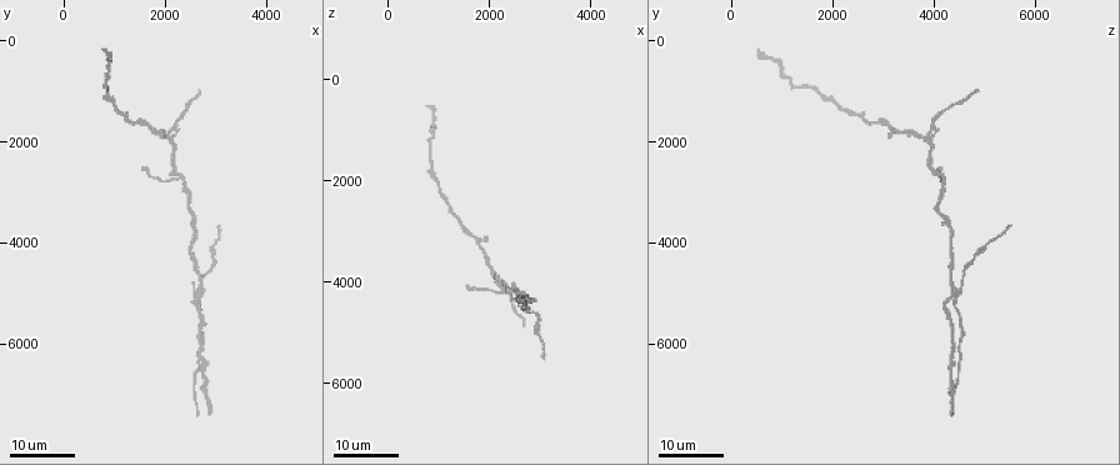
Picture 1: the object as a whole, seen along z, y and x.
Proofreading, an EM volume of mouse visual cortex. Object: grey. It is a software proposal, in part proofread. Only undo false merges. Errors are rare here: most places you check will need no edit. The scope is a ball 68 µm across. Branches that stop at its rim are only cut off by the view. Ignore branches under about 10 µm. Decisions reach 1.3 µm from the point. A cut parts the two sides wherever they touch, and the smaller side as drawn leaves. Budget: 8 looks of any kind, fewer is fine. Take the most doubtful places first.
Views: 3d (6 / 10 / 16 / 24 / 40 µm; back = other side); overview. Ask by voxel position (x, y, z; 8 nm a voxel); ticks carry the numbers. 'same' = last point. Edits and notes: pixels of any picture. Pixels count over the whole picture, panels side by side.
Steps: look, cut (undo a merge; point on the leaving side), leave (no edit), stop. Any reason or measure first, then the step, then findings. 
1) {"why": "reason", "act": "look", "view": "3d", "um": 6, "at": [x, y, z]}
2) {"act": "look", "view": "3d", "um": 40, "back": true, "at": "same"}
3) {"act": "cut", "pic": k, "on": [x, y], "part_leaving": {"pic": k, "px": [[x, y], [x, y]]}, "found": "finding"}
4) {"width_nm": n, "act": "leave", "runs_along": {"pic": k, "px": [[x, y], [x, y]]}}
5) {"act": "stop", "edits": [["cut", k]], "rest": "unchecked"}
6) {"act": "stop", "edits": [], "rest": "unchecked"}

{"why": "four-way junction", "act": "look", "view": "3d", "um": 24, "at": [2600, 5050, 4350]}

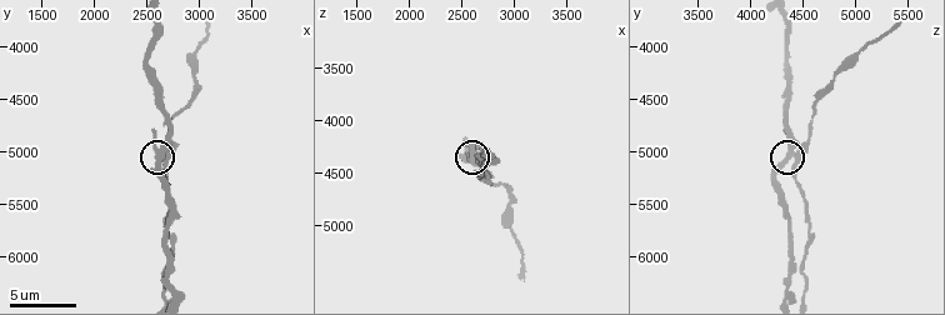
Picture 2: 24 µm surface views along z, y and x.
{"act": "look", "view": "3d", "um": 10, "at": [2600, 5100, 4320]}

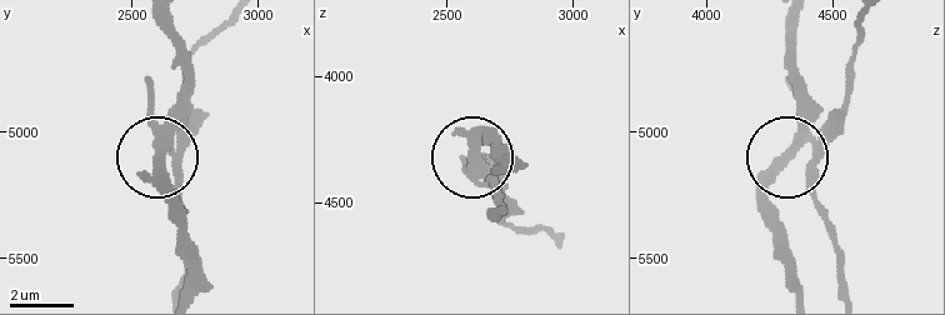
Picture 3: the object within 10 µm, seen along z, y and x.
{"width_nm": 310, "act": "cut", "pic": 3, "on": [193, 125], "part_leaving": {"pic": 3, "px": [[804, 134], [813, 196], [836, 253], [836, 293]]}, "found": "a second neuron is stuck on"}

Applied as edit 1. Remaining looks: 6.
{"why": "see it whole again", "act": "look", "view": "overview"}

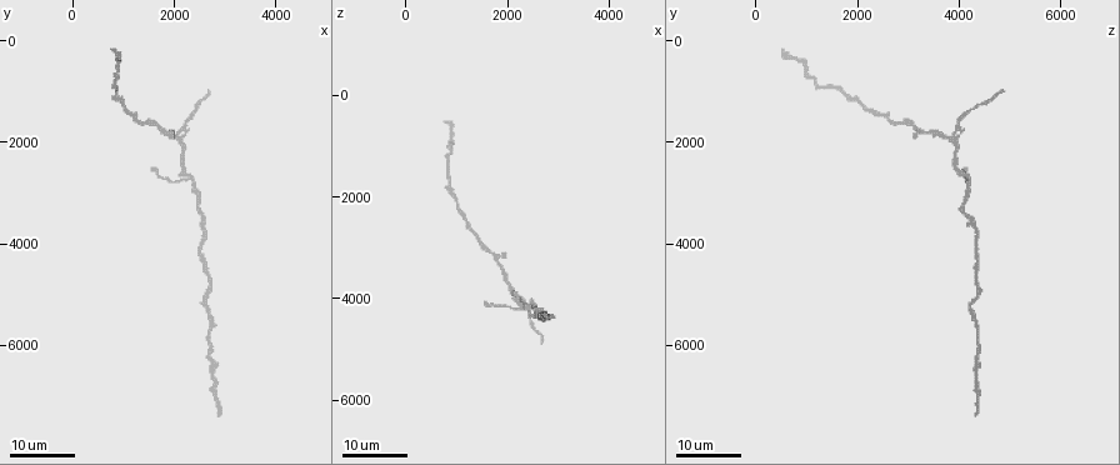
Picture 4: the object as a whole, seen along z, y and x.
{"why": "three arms meet", "act": "look", "view": "3d", "um": 16, "at": [2050, 1950, 3850]}

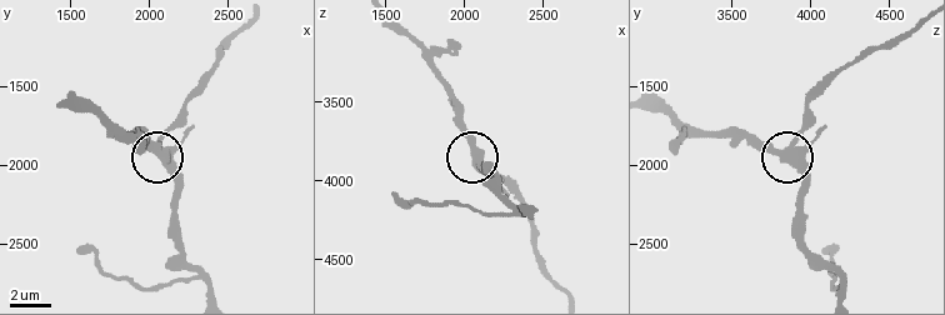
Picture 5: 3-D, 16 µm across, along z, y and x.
{"why": "closer look", "act": "look", "view": "3d", "um": 6, "at": [2060, 1900, 3840]}

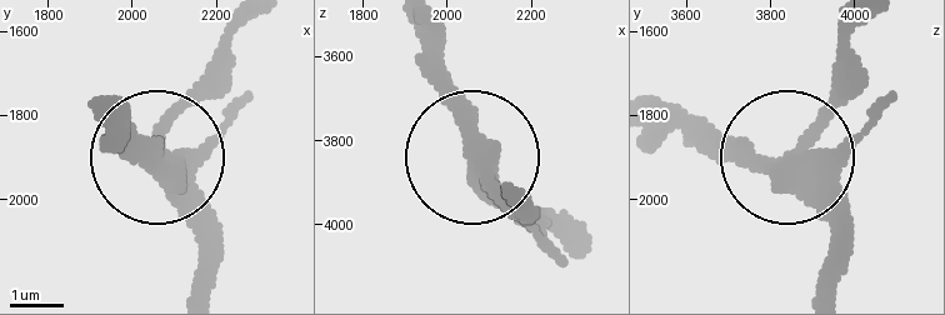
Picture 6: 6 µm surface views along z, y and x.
{"arms": 3, "act": "leave", "runs_along": {"pic": 6, "px": [[829, 289], [829, 208], [798, 154], [865, 79]]}, "found": "one neuron here"}

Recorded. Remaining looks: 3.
{"why": "two arms in line, one across", "act": "look", "view": "3d", "um": 16, "at": [2250, 2650, 4100]}

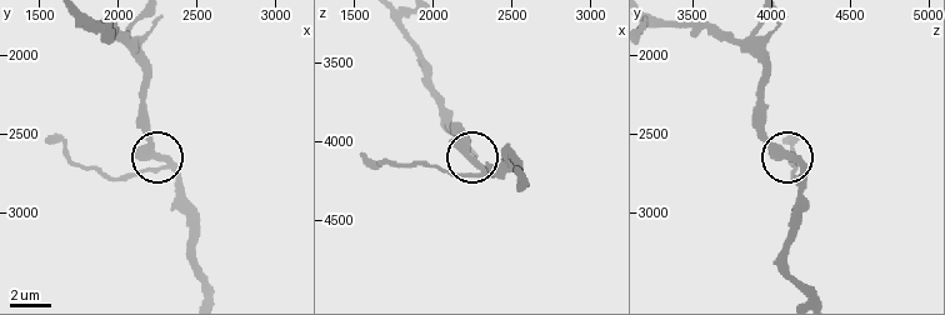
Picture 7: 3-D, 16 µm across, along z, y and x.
{"act": "look", "view": "3d", "um": 6, "at": [2260, 2660, 4120]}

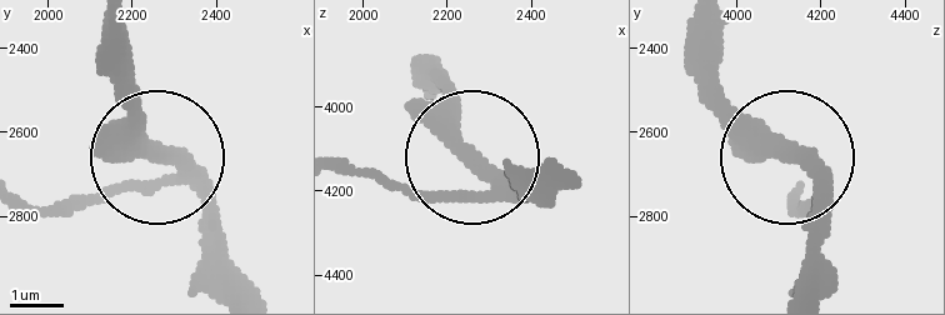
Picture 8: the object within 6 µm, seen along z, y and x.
{"side_arm_um": 43, "act": "leave", "runs_along": {"pic": 8, "px": [[154, 149], [258, 288]]}, "found": "one neuron here"}

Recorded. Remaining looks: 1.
{"act": "stop", "edits": [["cut", 3]], "rest": "unchecked"}

